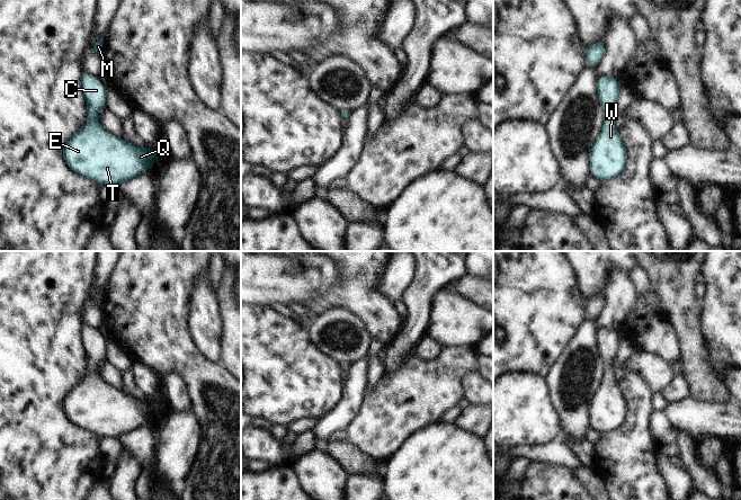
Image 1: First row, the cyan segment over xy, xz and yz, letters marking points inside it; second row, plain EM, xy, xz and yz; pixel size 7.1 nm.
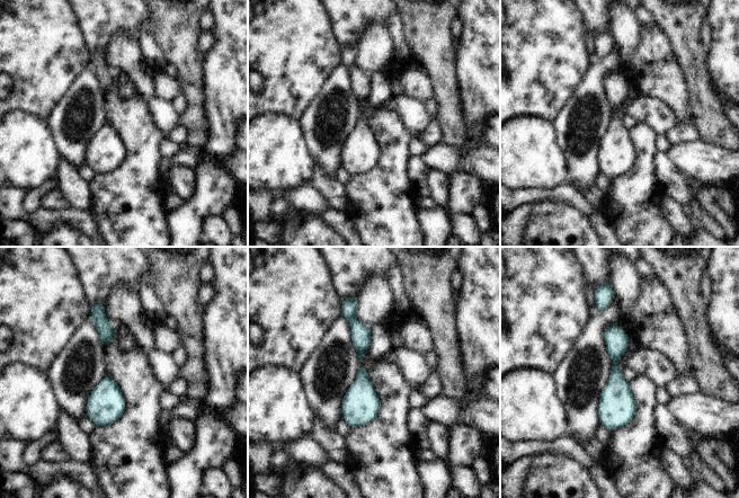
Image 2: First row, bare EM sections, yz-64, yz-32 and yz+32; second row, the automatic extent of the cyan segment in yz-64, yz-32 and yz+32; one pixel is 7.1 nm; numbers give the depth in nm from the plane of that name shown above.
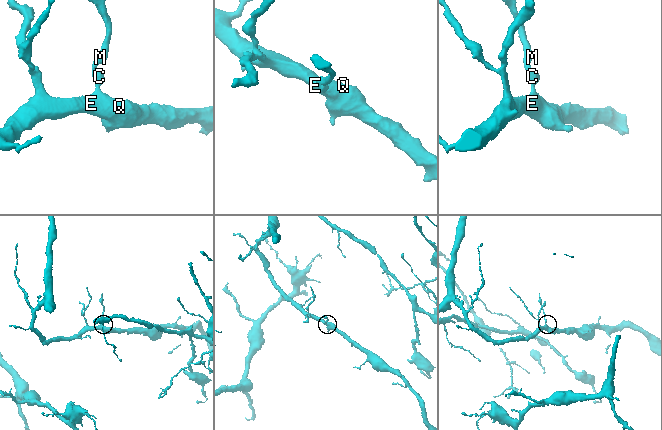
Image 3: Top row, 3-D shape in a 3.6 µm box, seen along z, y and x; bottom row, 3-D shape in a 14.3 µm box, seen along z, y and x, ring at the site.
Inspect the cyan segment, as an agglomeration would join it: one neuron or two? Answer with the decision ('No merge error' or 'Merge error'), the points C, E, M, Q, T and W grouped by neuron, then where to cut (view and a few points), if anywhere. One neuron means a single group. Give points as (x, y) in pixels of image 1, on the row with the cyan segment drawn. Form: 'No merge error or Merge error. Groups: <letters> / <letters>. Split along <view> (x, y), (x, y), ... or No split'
No merge error. Groups: C E M Q T W. No split

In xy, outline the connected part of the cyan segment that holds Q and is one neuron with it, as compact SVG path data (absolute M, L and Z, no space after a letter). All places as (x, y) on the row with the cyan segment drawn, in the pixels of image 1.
M82 72L81 84L89 117L86 125L63 146L62 154L66 166L79 176L93 180L98 185L115 185L117 187L136 178L149 168L152 169L155 157L151 148L139 148L113 135L101 126L96 115L105 108L107 88L102 86L98 77Z

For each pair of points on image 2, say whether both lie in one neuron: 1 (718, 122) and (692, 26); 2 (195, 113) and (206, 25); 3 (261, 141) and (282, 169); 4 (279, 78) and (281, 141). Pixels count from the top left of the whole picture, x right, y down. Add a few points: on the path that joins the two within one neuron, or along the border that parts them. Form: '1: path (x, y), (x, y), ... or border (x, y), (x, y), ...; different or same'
1: path (703, 98), (693, 64), (692, 50); same
2: border (204, 11), (201, 17), (201, 32); different
3: path (268, 148), (279, 162); same
4: border (259, 115), (285, 114), (299, 121); different

